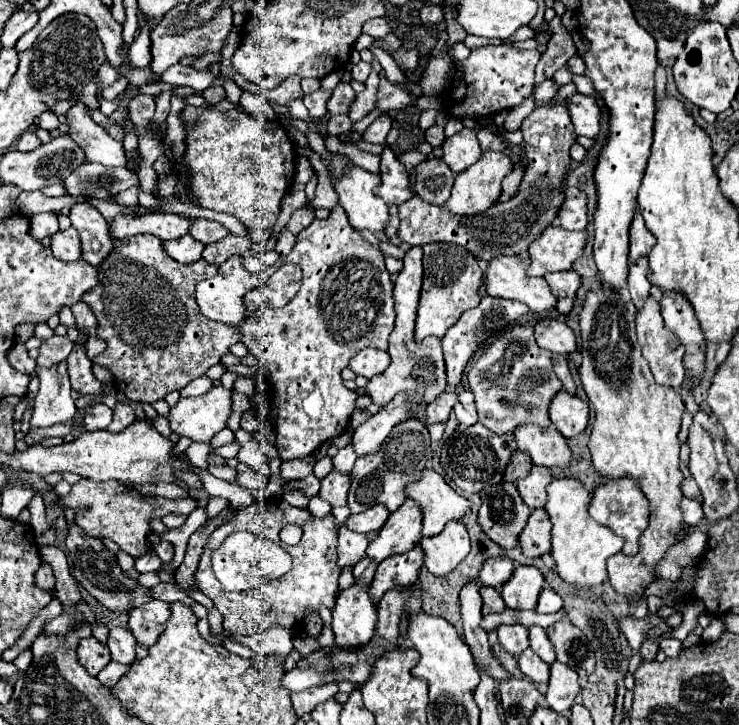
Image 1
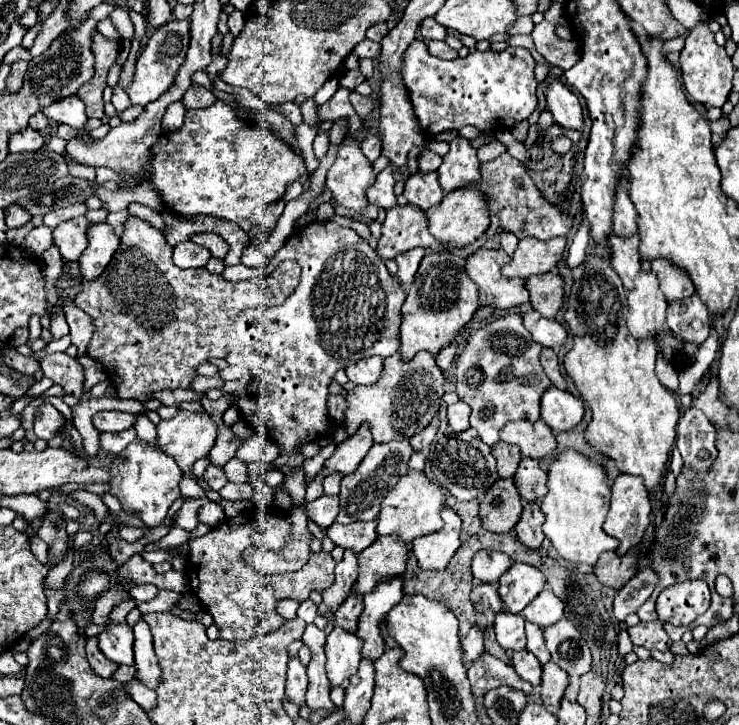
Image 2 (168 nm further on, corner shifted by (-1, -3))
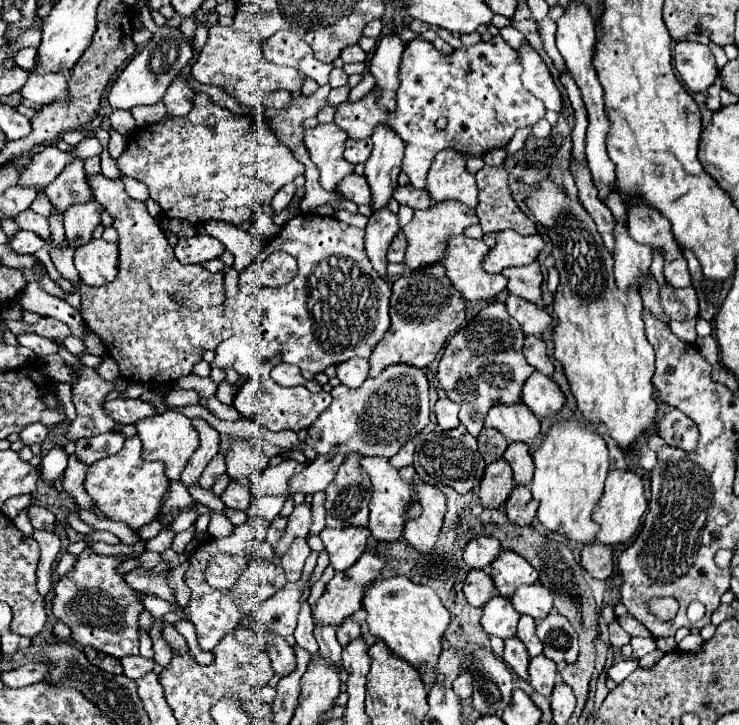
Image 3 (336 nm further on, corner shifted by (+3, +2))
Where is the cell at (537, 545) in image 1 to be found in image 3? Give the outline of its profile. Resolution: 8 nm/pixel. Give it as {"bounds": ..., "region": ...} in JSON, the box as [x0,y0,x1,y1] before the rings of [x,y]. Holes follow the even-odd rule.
{"bounds":[505,486,537,524],"region":[[[515,486],[505,502],[505,512],[515,524],[531,524],[537,514],[537,500],[527,486]]]}

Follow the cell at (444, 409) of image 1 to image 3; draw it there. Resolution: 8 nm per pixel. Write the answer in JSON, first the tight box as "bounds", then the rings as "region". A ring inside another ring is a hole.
{"bounds":[389,440,415,468],"region":[[[409,440],[409,444],[405,444],[395,456],[389,458],[389,464],[391,464],[393,468],[411,466],[411,464],[413,464],[413,452],[415,452],[415,444]]]}

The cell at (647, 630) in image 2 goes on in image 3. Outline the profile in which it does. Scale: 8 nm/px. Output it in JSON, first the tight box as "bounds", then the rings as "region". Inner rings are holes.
{"bounds":[617,614,651,638],"region":[[[629,614],[617,616],[617,622],[621,624],[621,628],[623,628],[629,636],[643,636],[643,638],[649,638],[649,636],[651,636],[649,630],[647,630],[641,622],[637,622],[633,616],[629,616]]]}

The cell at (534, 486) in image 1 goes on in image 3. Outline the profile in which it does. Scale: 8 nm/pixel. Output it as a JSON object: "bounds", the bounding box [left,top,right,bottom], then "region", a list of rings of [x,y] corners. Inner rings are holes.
{"bounds":[503,442,533,486],"region":[[[511,442],[509,448],[505,450],[503,458],[513,468],[515,484],[527,486],[531,482],[531,478],[533,478],[533,458],[529,454],[529,446],[523,444],[523,442]]]}

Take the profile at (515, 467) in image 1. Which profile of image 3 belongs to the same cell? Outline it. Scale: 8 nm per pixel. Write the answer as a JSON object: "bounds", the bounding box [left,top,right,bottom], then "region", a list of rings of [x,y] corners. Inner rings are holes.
{"bounds":[477,428,509,462],"region":[[[483,428],[477,436],[477,442],[479,442],[479,452],[485,462],[495,462],[495,460],[503,458],[505,448],[509,446],[505,436],[497,430],[491,430],[491,428]]]}

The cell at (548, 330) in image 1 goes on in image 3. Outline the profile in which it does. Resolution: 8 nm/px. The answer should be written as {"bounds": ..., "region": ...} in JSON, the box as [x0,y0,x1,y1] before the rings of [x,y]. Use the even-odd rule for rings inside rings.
{"bounds":[505,294,553,336],"region":[[[509,294],[509,298],[505,300],[505,306],[507,306],[509,316],[513,316],[521,324],[521,330],[525,334],[539,336],[553,322],[551,316],[541,306],[531,304],[527,300],[521,300],[521,298],[513,296],[513,294]]]}

